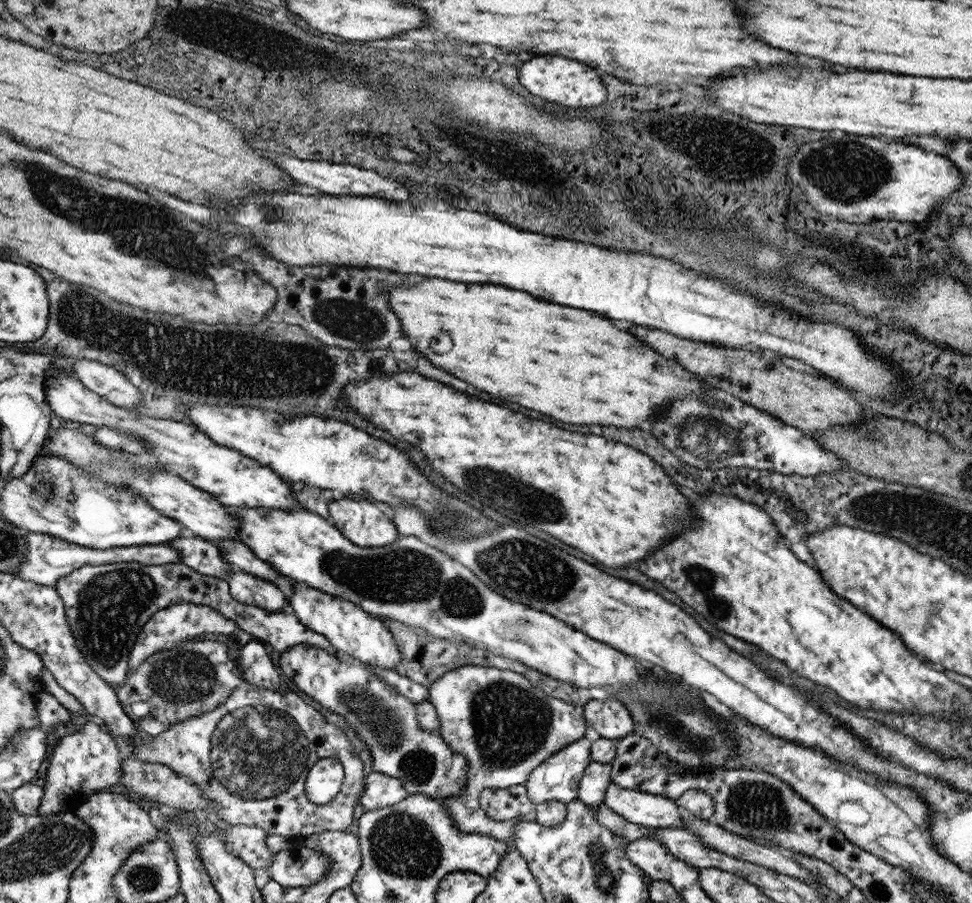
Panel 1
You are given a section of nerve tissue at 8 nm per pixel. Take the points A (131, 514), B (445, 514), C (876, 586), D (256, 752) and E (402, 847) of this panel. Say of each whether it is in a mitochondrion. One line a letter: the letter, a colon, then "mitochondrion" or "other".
A: other
B: mitochondrion
C: other
D: mitochondrion
E: mitochondrion

